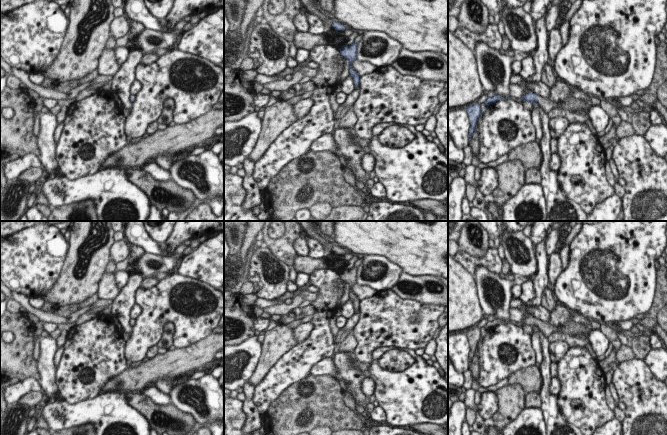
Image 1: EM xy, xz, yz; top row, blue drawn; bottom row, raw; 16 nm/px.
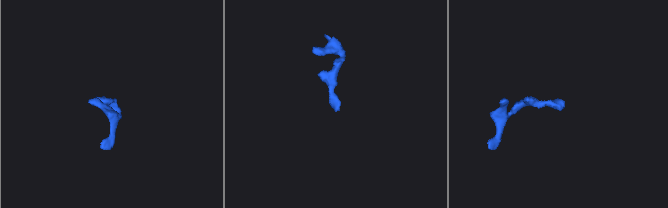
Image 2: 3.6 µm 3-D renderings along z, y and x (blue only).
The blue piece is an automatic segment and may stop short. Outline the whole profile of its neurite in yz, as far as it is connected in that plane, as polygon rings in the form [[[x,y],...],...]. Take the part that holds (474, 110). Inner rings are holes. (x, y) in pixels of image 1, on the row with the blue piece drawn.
[[[475,103],[465,107],[465,109],[468,112],[469,119],[471,122],[471,127],[469,132],[469,140],[470,140],[473,137],[473,133],[477,125],[477,120],[481,114],[481,107],[478,103]]]

